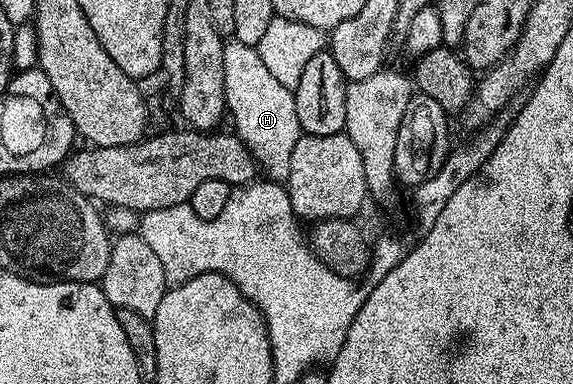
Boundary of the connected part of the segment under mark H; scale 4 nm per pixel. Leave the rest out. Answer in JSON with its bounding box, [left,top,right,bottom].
[223,39,303,181]

